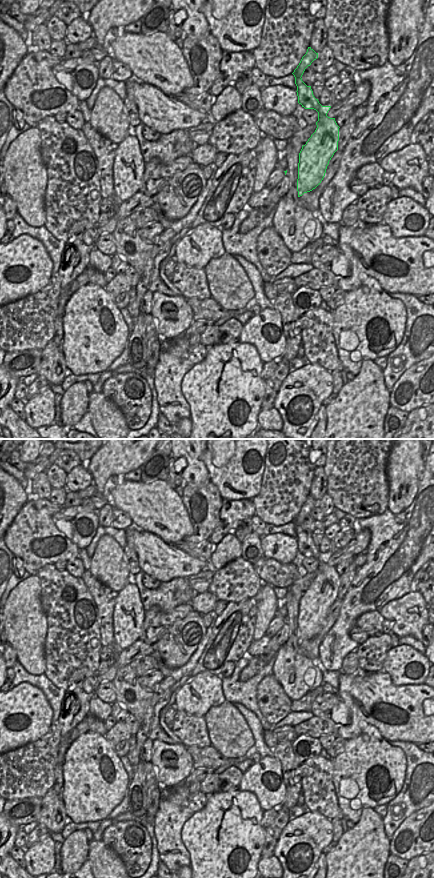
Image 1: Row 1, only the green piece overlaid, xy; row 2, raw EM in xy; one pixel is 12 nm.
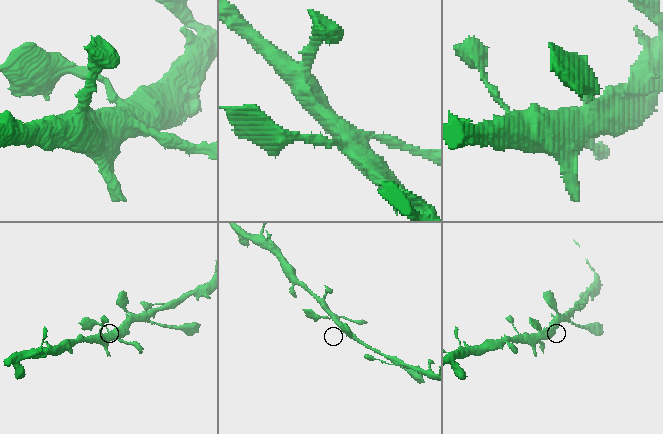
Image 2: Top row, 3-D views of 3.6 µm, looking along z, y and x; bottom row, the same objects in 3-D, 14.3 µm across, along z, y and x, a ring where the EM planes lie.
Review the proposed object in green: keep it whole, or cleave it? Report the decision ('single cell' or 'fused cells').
single cell

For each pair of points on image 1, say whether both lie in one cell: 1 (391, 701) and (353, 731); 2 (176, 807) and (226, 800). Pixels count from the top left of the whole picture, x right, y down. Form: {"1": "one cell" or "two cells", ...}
{"1": "one cell", "2": "two cells"}

